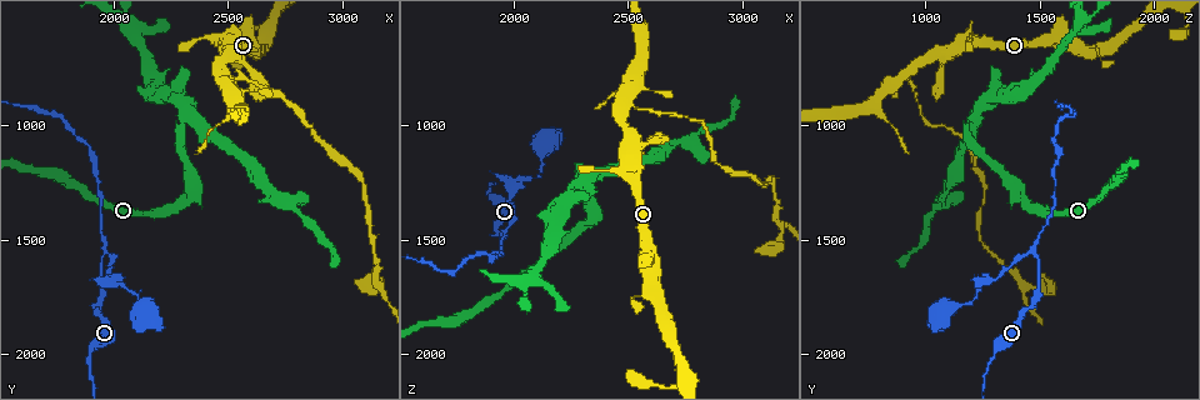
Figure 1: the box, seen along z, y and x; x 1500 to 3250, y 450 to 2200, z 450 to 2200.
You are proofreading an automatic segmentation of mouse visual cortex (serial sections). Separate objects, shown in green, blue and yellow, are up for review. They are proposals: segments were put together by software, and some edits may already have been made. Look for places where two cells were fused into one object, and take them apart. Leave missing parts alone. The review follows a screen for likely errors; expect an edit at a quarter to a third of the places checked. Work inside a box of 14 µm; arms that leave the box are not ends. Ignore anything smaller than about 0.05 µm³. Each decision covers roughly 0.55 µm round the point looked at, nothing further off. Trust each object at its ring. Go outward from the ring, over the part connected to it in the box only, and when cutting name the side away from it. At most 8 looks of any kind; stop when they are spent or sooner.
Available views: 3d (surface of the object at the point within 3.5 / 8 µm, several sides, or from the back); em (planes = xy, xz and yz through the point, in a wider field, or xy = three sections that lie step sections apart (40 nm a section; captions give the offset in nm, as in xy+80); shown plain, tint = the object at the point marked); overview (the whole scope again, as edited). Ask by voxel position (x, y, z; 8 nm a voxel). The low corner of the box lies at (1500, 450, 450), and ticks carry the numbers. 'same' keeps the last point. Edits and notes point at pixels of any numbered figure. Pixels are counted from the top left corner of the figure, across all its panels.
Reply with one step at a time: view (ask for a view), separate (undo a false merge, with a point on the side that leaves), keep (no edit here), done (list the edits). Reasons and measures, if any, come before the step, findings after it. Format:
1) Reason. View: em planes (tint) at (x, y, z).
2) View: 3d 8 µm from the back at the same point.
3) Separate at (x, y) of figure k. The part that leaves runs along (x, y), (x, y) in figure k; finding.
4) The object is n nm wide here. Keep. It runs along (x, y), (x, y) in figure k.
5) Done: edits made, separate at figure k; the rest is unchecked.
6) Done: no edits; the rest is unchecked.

Sharp bend. View: 3d 3.5 µm at (2500, 790, 900).

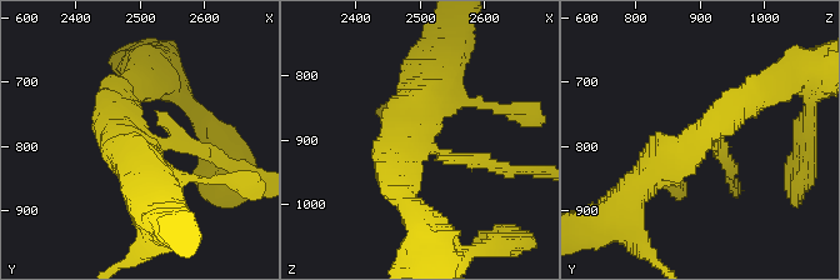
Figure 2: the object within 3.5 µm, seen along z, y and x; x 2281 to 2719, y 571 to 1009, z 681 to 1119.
Separate at (499, 168) of figure 2. The part that leaves runs along (454, 158), (541, 170) in figure 2; two cells meet here.

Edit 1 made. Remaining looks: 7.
See it whole again. View: overview.

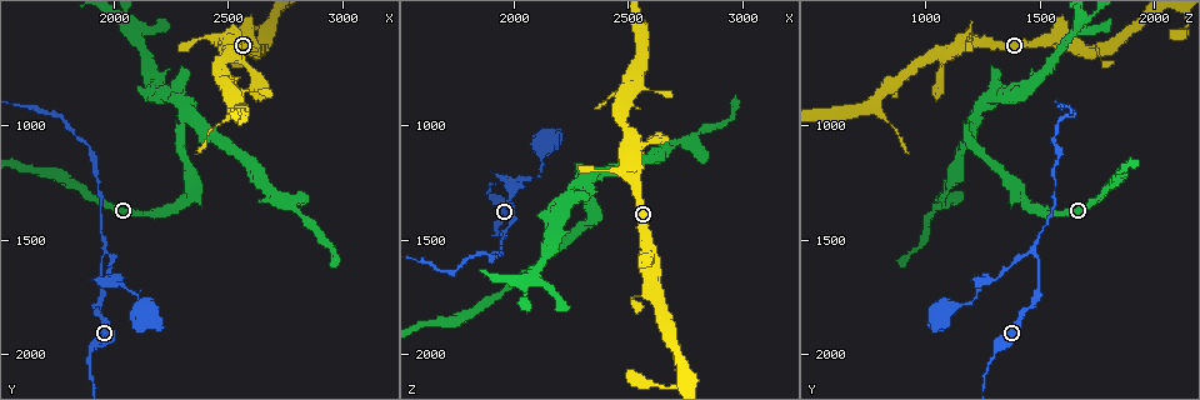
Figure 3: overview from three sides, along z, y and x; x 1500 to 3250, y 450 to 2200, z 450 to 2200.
Arms part here. View: 3d 8 µm at (2310, 950, 1220).

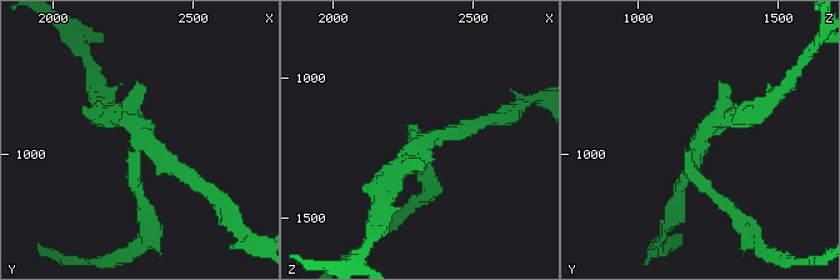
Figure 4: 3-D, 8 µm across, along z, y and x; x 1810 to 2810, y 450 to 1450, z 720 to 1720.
View: em xy step 3 (tint) at (2310, 960, 1220).

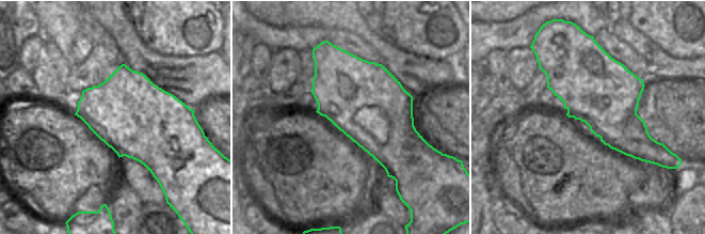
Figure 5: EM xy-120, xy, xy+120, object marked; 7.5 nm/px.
The object is 600 nm wide here. Separate at (133, 128) of figure 4. The part that leaves runs along (135, 148), (140, 133), (125, 118) in figure 4; two cells meet here.

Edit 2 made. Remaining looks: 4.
View: overview.

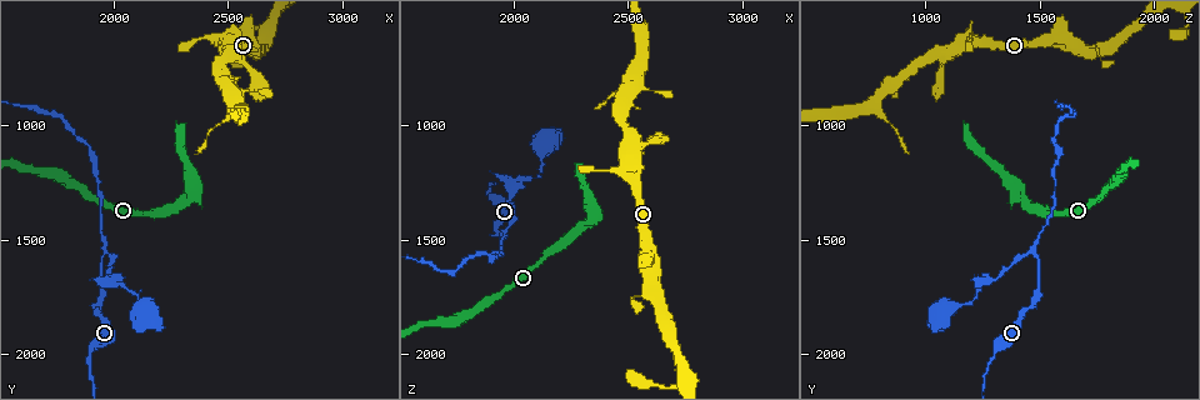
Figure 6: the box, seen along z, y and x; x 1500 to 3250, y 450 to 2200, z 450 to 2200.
Three-way junction. View: 3d 3.5 µm at (1950, 1540, 1480).

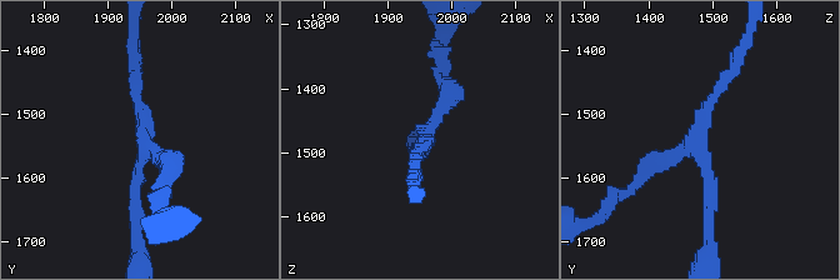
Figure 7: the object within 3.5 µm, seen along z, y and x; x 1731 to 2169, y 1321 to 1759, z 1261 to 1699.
Shape alone is not enough. View: em xy step 2 (tint) at (1955, 1550, 1470).

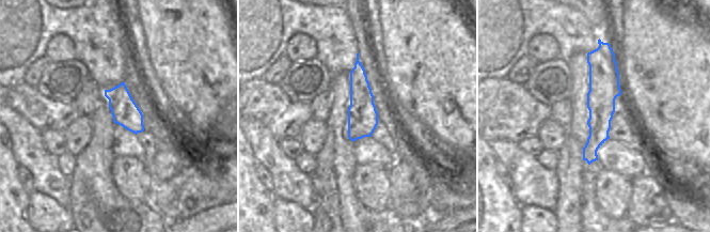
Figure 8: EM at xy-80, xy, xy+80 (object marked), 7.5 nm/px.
View: em xy step 1 (tint) at the same point.

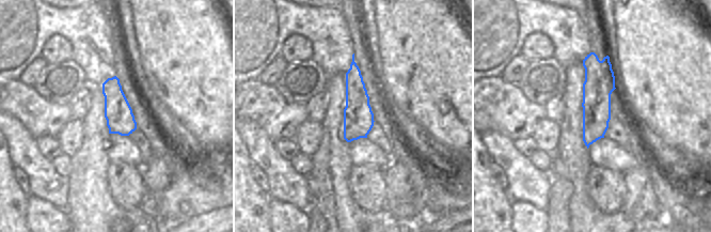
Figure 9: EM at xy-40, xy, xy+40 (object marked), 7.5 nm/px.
The object is 220 nm wide here. Keep. It runs along (591, 56), (595, 127), (587, 142) in figure 9; one cell here.

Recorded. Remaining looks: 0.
Done: edits made, separate at figure 2, separate at figure 4; the rest is unchecked.

